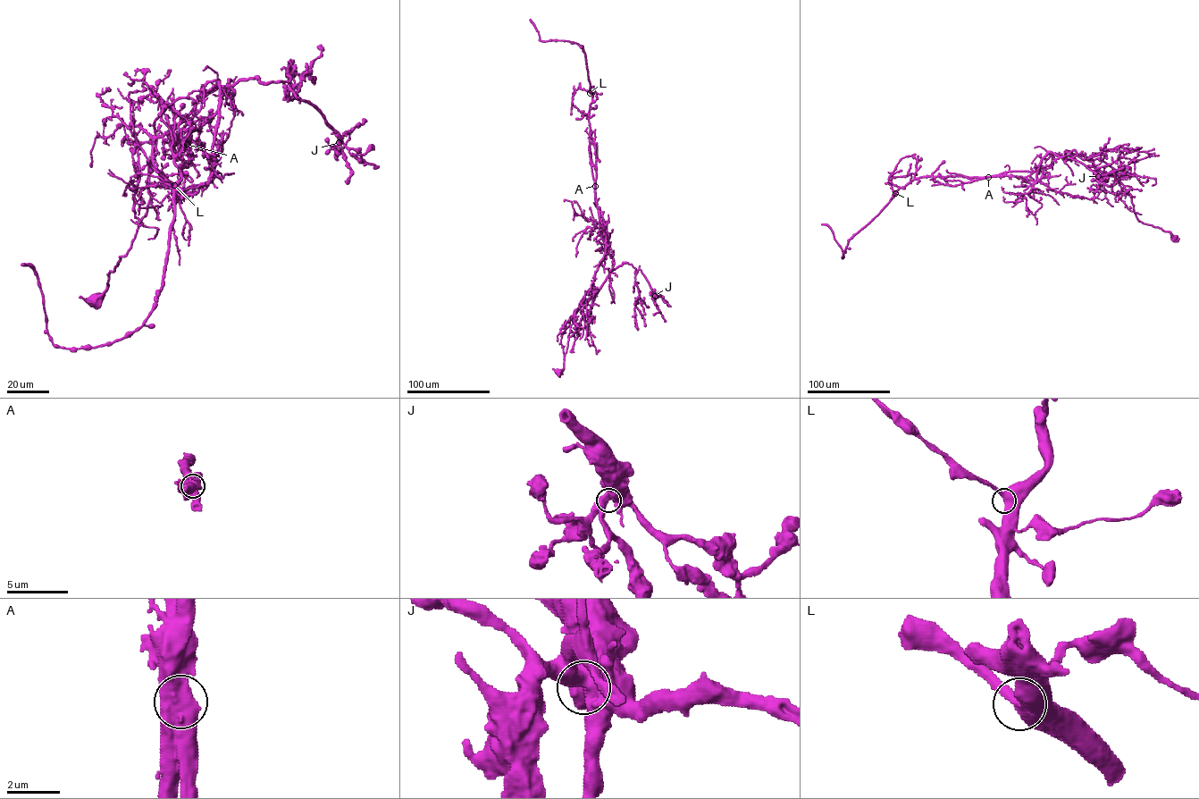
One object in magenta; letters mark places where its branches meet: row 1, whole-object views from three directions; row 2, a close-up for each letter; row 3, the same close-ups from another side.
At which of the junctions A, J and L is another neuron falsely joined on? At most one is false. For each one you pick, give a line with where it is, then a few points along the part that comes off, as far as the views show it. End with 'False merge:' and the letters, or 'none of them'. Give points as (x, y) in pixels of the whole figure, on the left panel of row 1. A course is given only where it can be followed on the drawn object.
A: Place: (187, 144). Course of the part to remove: (187, 144), (171, 142), (174, 222), (139, 327), (54, 345), (38, 278), (21, 264)
False merge: A

